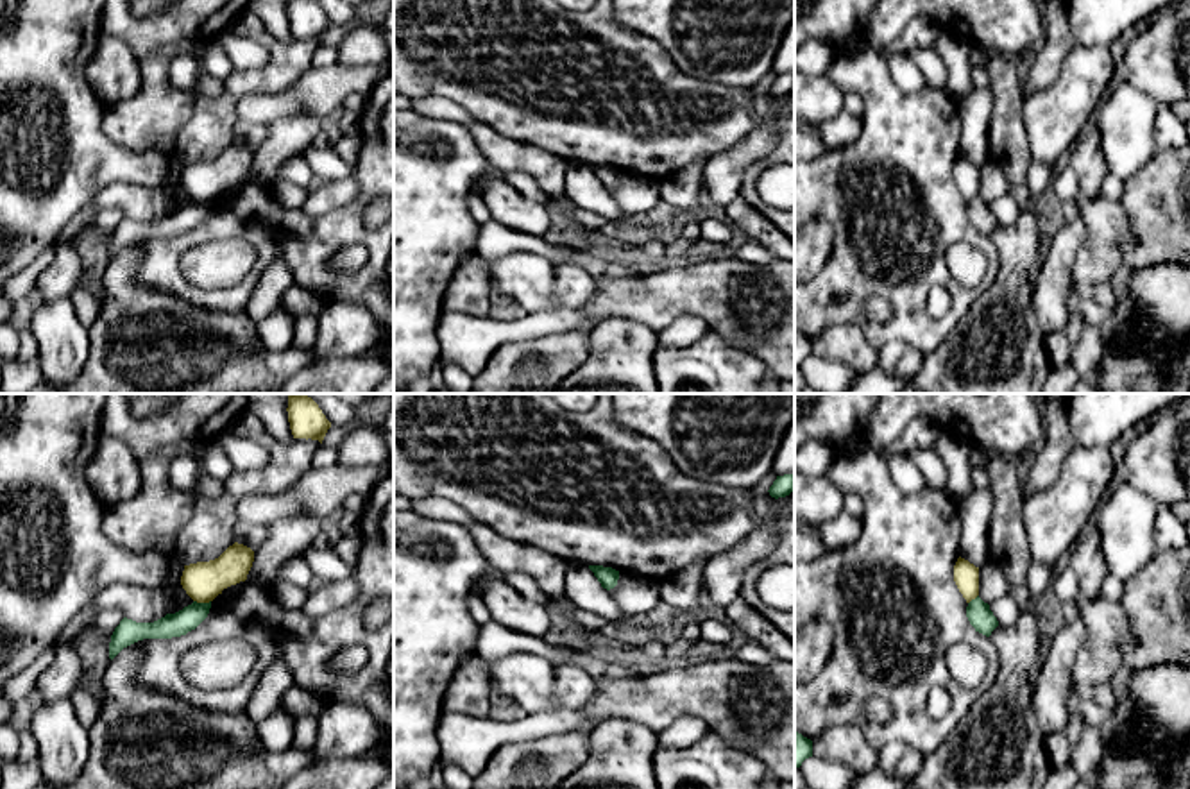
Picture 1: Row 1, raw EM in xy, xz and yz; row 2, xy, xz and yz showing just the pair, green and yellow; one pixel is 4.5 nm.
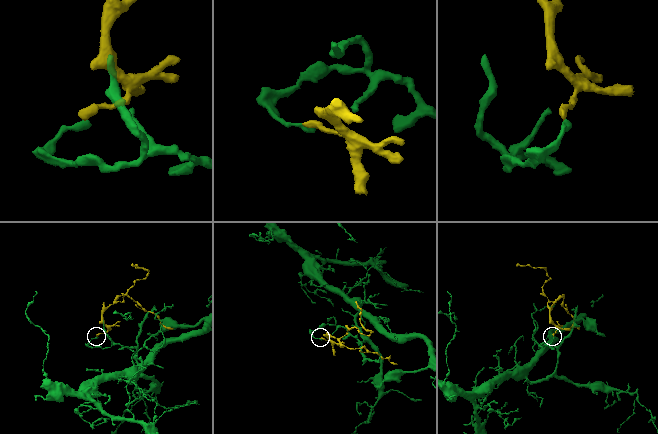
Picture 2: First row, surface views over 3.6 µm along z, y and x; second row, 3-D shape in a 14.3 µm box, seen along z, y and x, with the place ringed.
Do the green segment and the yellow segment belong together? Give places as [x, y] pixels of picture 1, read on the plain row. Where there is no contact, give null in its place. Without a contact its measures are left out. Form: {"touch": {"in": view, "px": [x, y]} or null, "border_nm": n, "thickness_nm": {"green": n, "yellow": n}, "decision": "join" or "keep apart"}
{"touch": {"in": "xy", "px": [203, 203]}, "border_nm": 80, "thickness_nm": {"green": 110, "yellow": 180}, "decision": "keep apart"}

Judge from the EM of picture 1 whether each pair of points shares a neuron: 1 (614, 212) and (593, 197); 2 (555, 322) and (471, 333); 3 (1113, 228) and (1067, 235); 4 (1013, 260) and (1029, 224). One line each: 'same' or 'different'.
1: same
2: same
3: different
4: same

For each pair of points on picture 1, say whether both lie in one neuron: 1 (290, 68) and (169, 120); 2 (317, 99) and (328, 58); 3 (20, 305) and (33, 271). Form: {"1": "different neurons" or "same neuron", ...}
{"1": "different neurons", "2": "different neurons", "3": "same neuron"}

